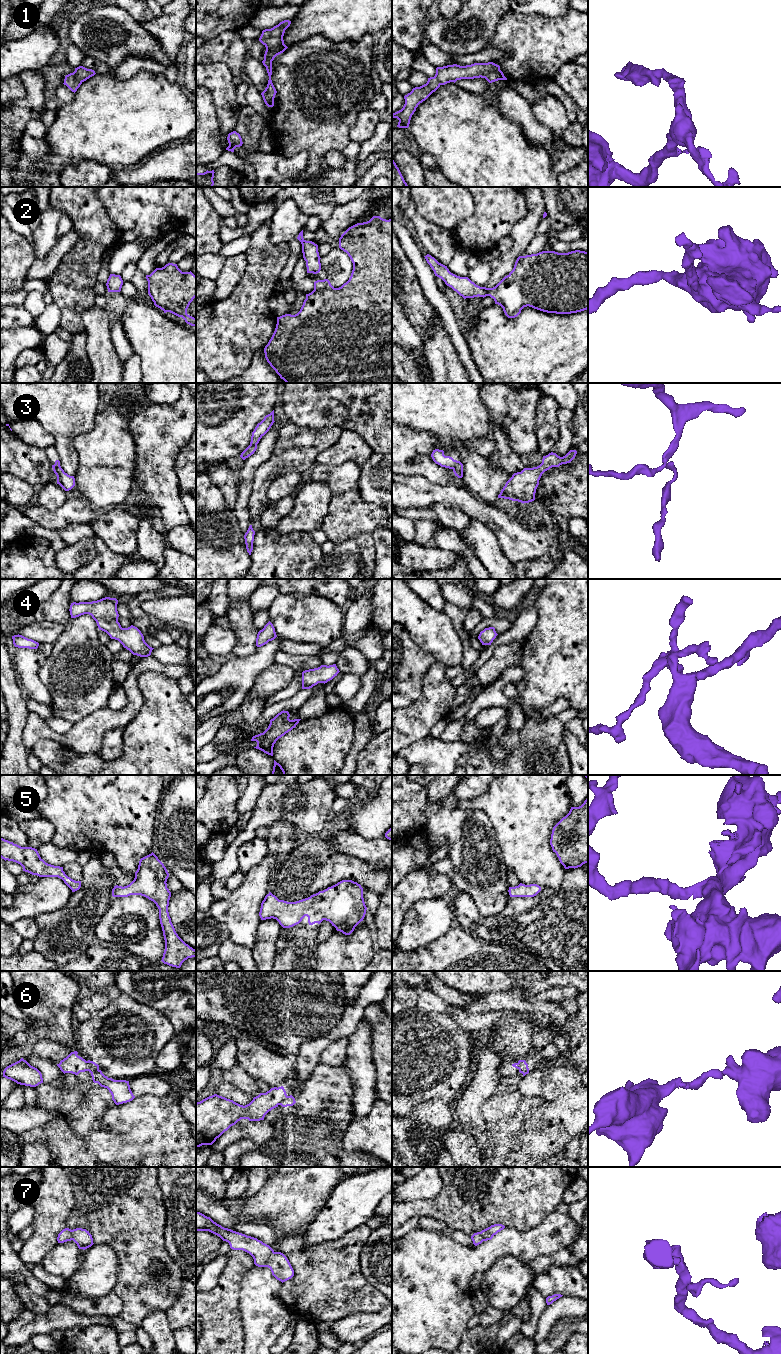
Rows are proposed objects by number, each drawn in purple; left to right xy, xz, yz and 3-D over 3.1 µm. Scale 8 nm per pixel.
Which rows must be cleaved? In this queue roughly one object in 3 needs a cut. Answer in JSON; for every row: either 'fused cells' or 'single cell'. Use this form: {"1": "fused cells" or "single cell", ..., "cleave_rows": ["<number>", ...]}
{"1": "single cell", "2": "single cell", "3": "fused cells", "4": "single cell", "5": "single cell", "6": "fused cells", "7": "single cell", "cleave_rows": ["3", "6"]}

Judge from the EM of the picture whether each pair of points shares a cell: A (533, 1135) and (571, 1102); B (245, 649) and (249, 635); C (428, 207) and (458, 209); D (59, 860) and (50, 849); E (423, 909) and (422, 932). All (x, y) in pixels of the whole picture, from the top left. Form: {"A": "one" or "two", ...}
{"A": "one", "B": "one", "C": "one", "D": "one", "E": "one"}

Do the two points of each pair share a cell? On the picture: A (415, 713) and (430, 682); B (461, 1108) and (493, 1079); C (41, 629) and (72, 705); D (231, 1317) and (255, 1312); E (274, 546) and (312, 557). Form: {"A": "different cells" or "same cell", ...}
{"A": "same cell", "B": "same cell", "C": "different cells", "D": "different cells", "E": "same cell"}

